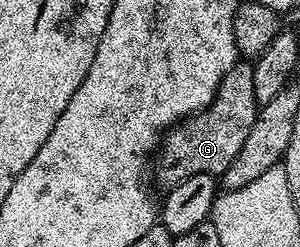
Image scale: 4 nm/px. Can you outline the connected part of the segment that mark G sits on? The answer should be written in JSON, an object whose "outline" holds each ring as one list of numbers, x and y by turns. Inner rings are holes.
{"outline":[[237,61,230,69,230,73,226,73,226,77,222,77,220,88,212,104,199,111,197,115,189,115,187,119,177,123,163,136,158,147,160,164,157,167,155,164,154,179,156,175,157,181,164,186,164,189,171,189,186,177,194,177,195,175,223,176,224,171,230,169,230,161,234,161,234,157,238,157,238,153,242,153,242,145,246,145,246,136,250,134,250,129,254,129,257,110,252,63]]}

